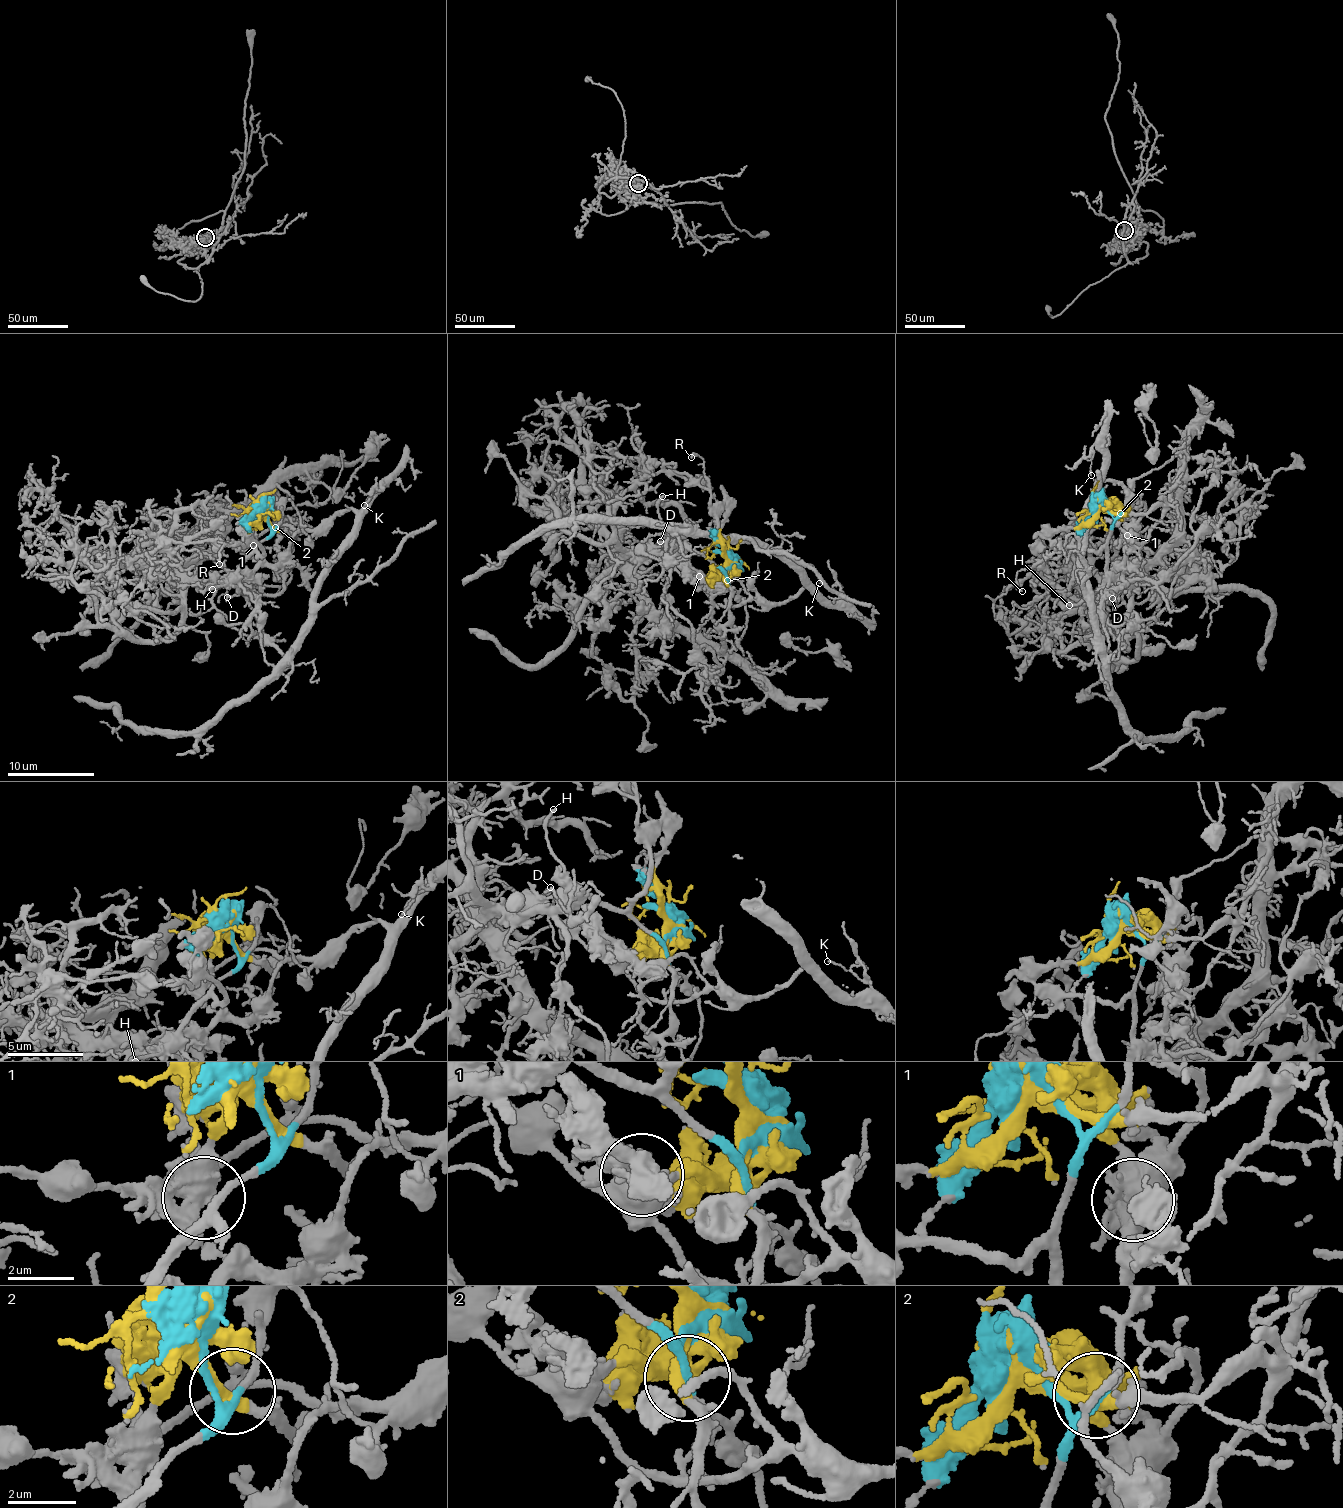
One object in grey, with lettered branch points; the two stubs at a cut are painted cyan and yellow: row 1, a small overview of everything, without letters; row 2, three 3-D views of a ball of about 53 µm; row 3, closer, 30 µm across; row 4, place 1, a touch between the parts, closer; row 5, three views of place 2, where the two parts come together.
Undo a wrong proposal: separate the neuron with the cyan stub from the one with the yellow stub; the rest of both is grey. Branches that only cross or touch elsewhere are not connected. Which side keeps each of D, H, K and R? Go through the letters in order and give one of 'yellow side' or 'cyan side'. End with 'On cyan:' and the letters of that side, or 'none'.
D: yellow side
H: cyan side
K: cyan side
R: cyan side
On cyan: H, K, R

